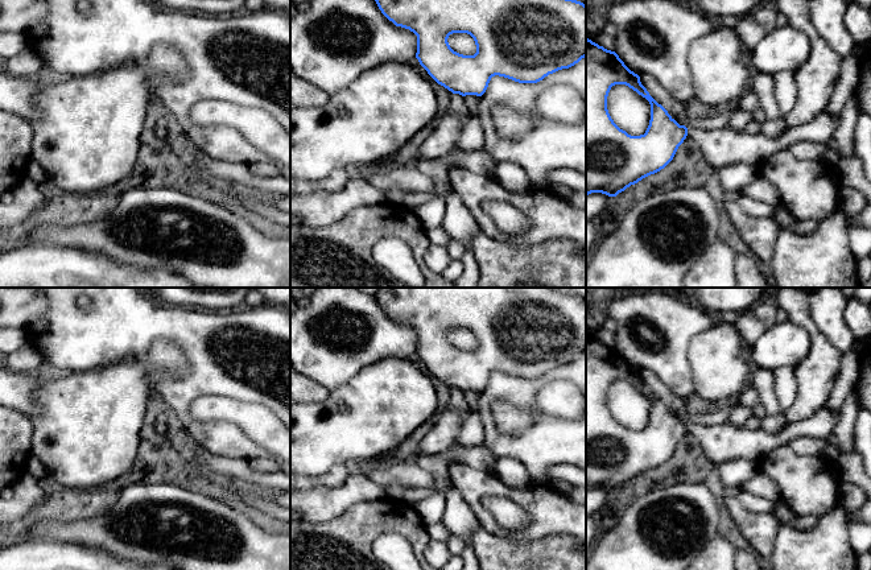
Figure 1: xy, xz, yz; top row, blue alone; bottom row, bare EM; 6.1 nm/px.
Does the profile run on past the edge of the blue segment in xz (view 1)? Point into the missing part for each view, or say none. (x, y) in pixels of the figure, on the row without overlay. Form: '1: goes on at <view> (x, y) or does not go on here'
1: does not go on here

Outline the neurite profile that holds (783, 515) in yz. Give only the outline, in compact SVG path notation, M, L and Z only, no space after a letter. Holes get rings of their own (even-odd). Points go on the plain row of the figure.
M776 501L772 516L776 519L779 524L792 525L794 513L781 501Z

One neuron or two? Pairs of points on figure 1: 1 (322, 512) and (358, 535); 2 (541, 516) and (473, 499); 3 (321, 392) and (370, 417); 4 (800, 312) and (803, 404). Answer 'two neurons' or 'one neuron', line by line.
1: two neurons
2: one neuron
3: two neurons
4: one neuron

